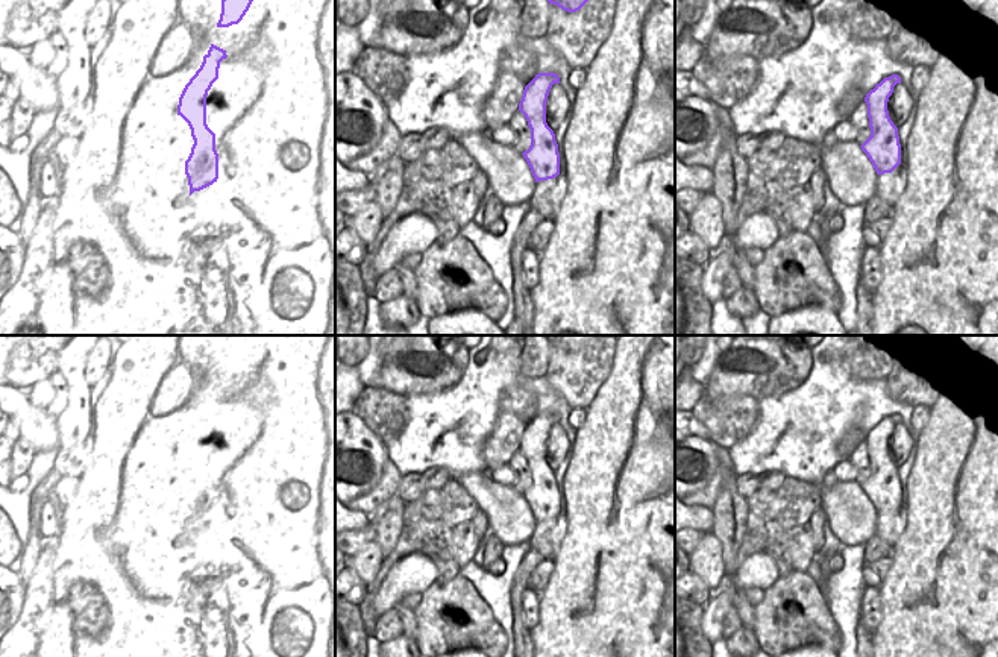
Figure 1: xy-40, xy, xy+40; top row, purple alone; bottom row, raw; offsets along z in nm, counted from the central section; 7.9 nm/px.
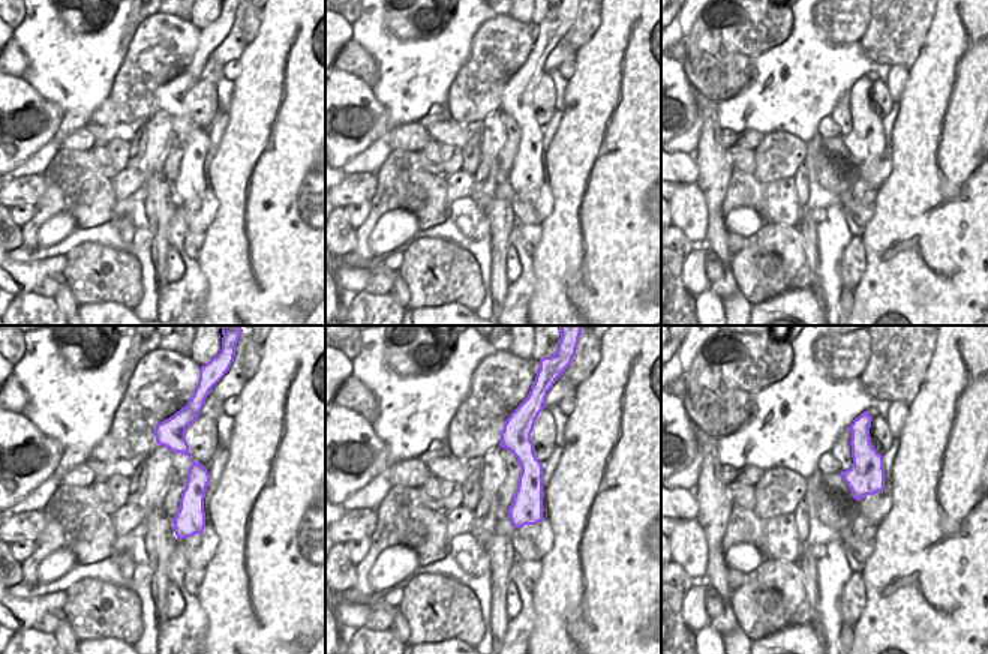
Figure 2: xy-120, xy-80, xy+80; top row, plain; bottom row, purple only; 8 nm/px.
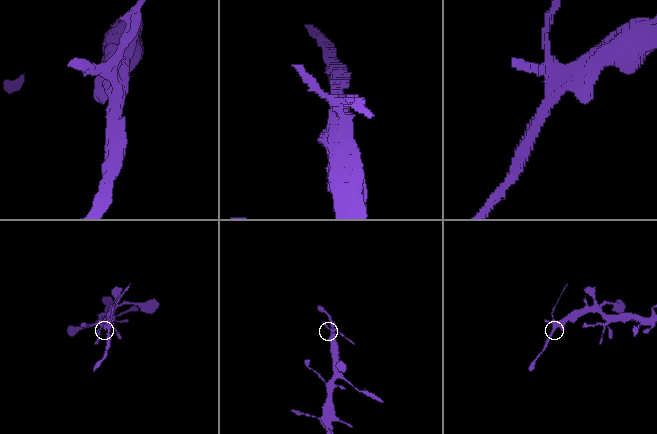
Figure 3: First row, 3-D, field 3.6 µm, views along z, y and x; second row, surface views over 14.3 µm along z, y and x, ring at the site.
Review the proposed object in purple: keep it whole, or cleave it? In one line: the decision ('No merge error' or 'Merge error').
Merge error

